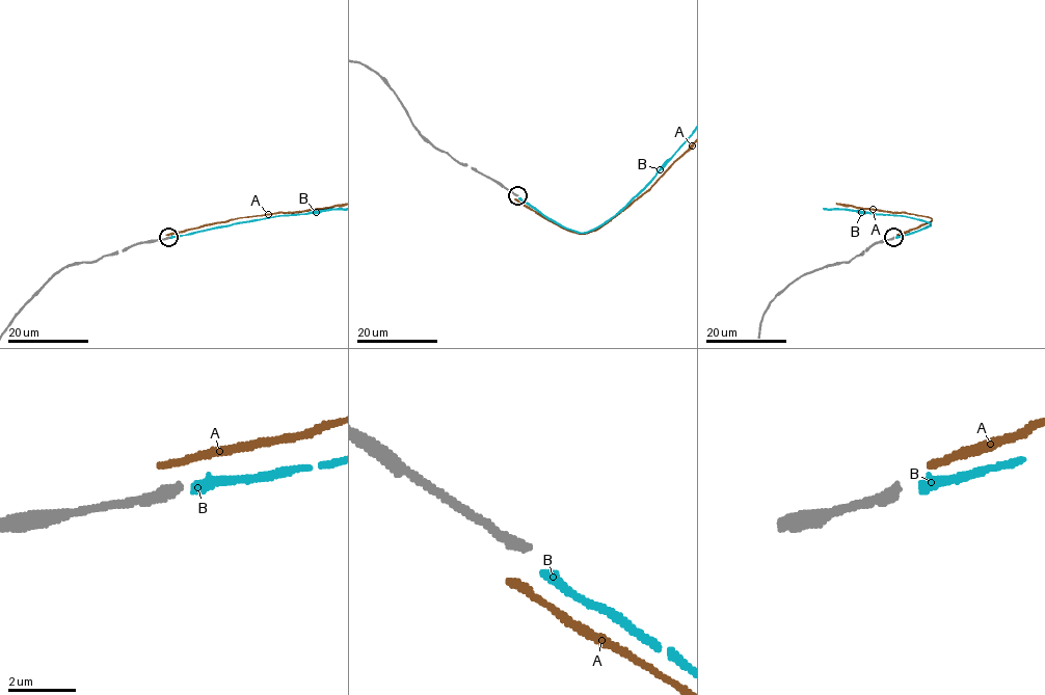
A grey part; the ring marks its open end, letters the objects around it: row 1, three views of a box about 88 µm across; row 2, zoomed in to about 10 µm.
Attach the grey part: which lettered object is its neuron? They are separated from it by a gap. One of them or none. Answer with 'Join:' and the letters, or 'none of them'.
Join: B

